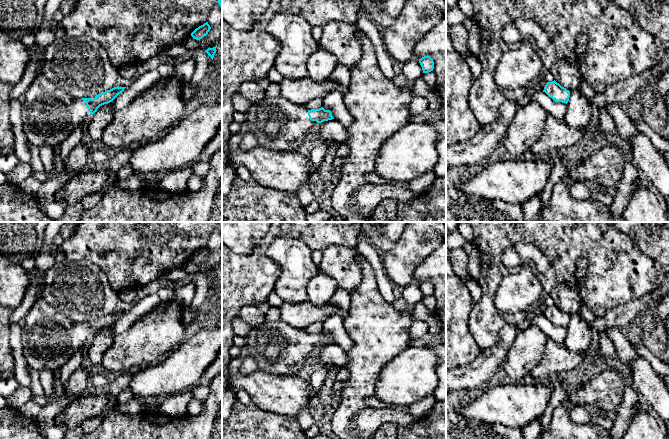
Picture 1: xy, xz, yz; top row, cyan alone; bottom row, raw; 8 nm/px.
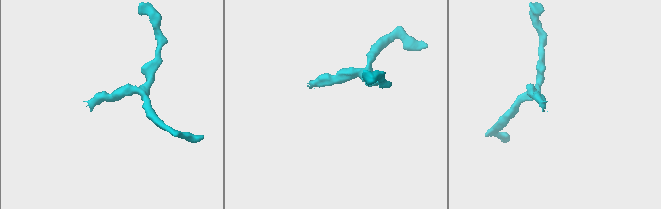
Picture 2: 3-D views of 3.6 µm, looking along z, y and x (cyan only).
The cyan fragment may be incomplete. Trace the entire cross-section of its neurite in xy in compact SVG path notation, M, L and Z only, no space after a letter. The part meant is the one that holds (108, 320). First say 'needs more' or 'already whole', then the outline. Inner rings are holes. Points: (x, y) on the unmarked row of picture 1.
needs more; M42 294L36 299L34 305L25 318L25 326L22 328L21 342L23 354L27 365L37 371L43 369L60 370L60 368L79 350L91 344L97 333L112 326L126 311L114 311L95 322L75 323L68 319L56 308L48 304Z

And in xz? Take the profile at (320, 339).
needs more; M265 320L250 331L246 340L248 356L256 360L257 370L275 375L298 375L301 368L308 364L308 358L312 353L317 351L319 347L334 343L330 334L325 334L323 331L308 334L303 329L292 327L288 323L284 323L281 320Z

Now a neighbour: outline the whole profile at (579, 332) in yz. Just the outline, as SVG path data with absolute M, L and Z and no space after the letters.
M581 314L570 316L565 346L574 352L586 354L590 351L592 327Z

